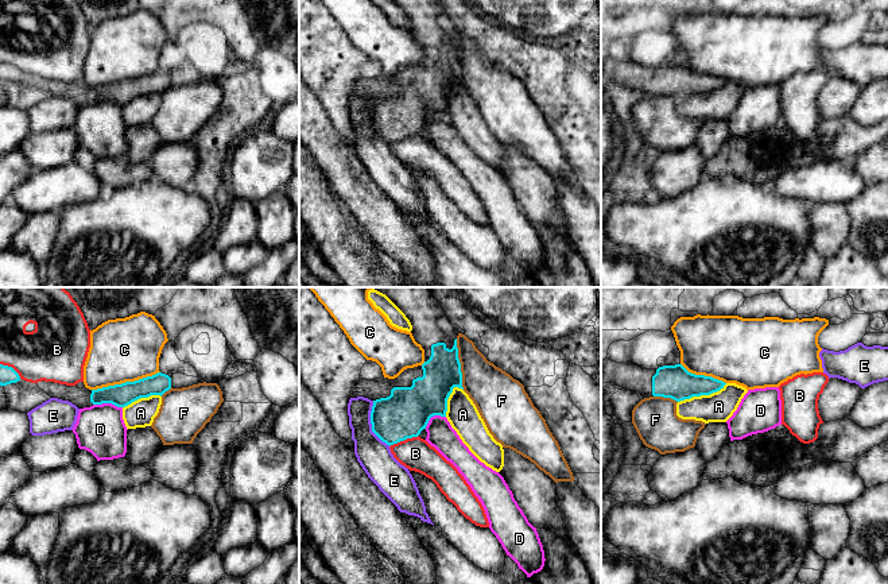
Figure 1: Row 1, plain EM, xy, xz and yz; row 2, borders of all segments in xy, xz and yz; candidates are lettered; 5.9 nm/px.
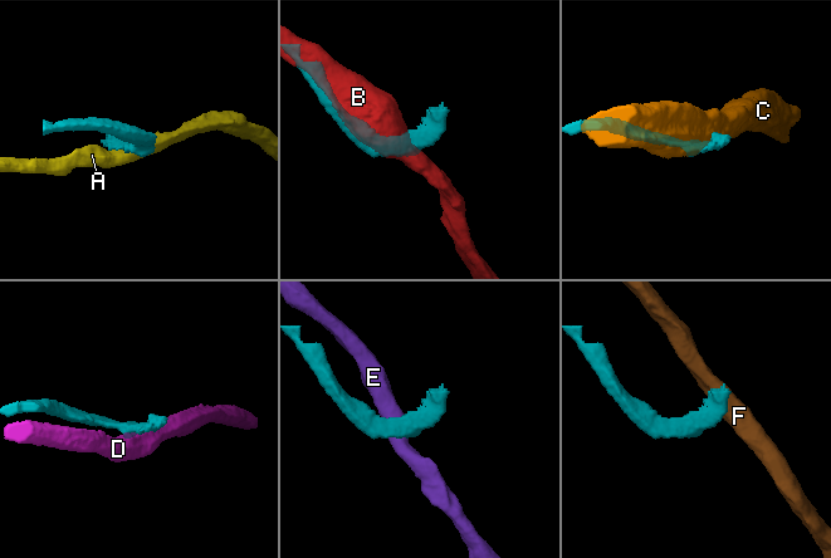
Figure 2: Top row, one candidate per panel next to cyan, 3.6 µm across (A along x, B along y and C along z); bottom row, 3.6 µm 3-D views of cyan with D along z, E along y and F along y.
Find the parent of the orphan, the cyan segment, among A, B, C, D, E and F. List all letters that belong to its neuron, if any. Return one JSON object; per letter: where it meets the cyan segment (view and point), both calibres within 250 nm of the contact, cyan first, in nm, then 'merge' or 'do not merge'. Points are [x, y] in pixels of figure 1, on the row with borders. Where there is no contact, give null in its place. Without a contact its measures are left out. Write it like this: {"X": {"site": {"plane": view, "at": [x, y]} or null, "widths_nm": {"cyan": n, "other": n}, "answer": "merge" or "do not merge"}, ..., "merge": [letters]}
{"A": {"site": {"plane": "yz", "at": [702, 394]}, "widths_nm": {"cyan": 200, "other": 180}, "answer": "do not merge"}, "B": {"site": {"plane": "xz", "at": [403, 440]}, "widths_nm": {"cyan": 280, "other": 200}, "answer": "do not merge"}, "C": {"site": {"plane": "xy", "at": [125, 382]}, "widths_nm": {"cyan": 140, "other": 380}, "answer": "do not merge"}, "D": {"site": {"plane": "xy", "at": [108, 402]}, "widths_nm": {"cyan": 140, "other": 300}, "answer": "do not merge"}, "E": {"site": {"plane": "xz", "at": [372, 425]}, "widths_nm": {"cyan": 280, "other": 200}, "answer": "do not merge"}, "F": {"site": {"plane": "xz", "at": [460, 364]}, "widths_nm": {"cyan": 220, "other": 280}, "answer": "do not merge"}, "merge": []}

